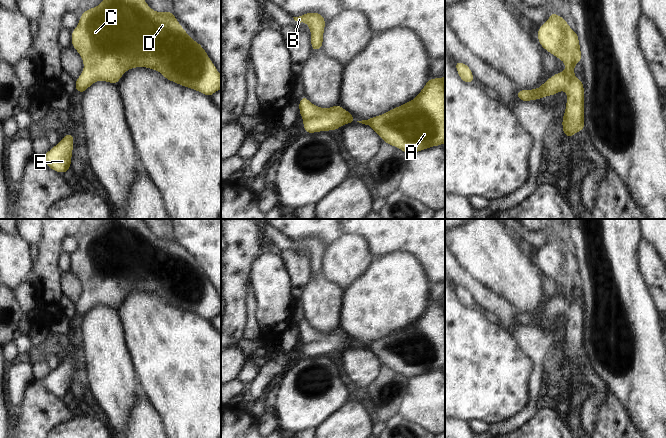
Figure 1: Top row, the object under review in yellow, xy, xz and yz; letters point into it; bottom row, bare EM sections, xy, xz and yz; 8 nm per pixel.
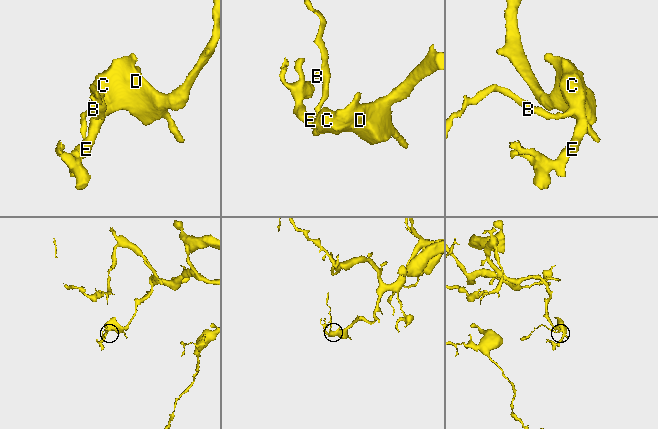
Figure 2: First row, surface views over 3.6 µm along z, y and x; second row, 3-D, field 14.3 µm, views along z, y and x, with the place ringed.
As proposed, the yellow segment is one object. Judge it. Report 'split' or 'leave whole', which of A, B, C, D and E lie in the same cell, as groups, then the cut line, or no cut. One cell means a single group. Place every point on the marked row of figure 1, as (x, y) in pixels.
leave whole; A B C D E; no cut

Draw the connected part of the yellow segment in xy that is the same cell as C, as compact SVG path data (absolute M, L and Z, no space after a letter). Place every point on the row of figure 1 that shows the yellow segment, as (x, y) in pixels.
M103 0L81 14L79 23L71 34L71 46L80 54L84 63L82 73L75 80L75 91L81 94L97 81L117 85L126 71L139 67L159 71L167 80L196 90L209 98L221 89L221 75L201 44L189 36L171 11L156 12L145 0Z

